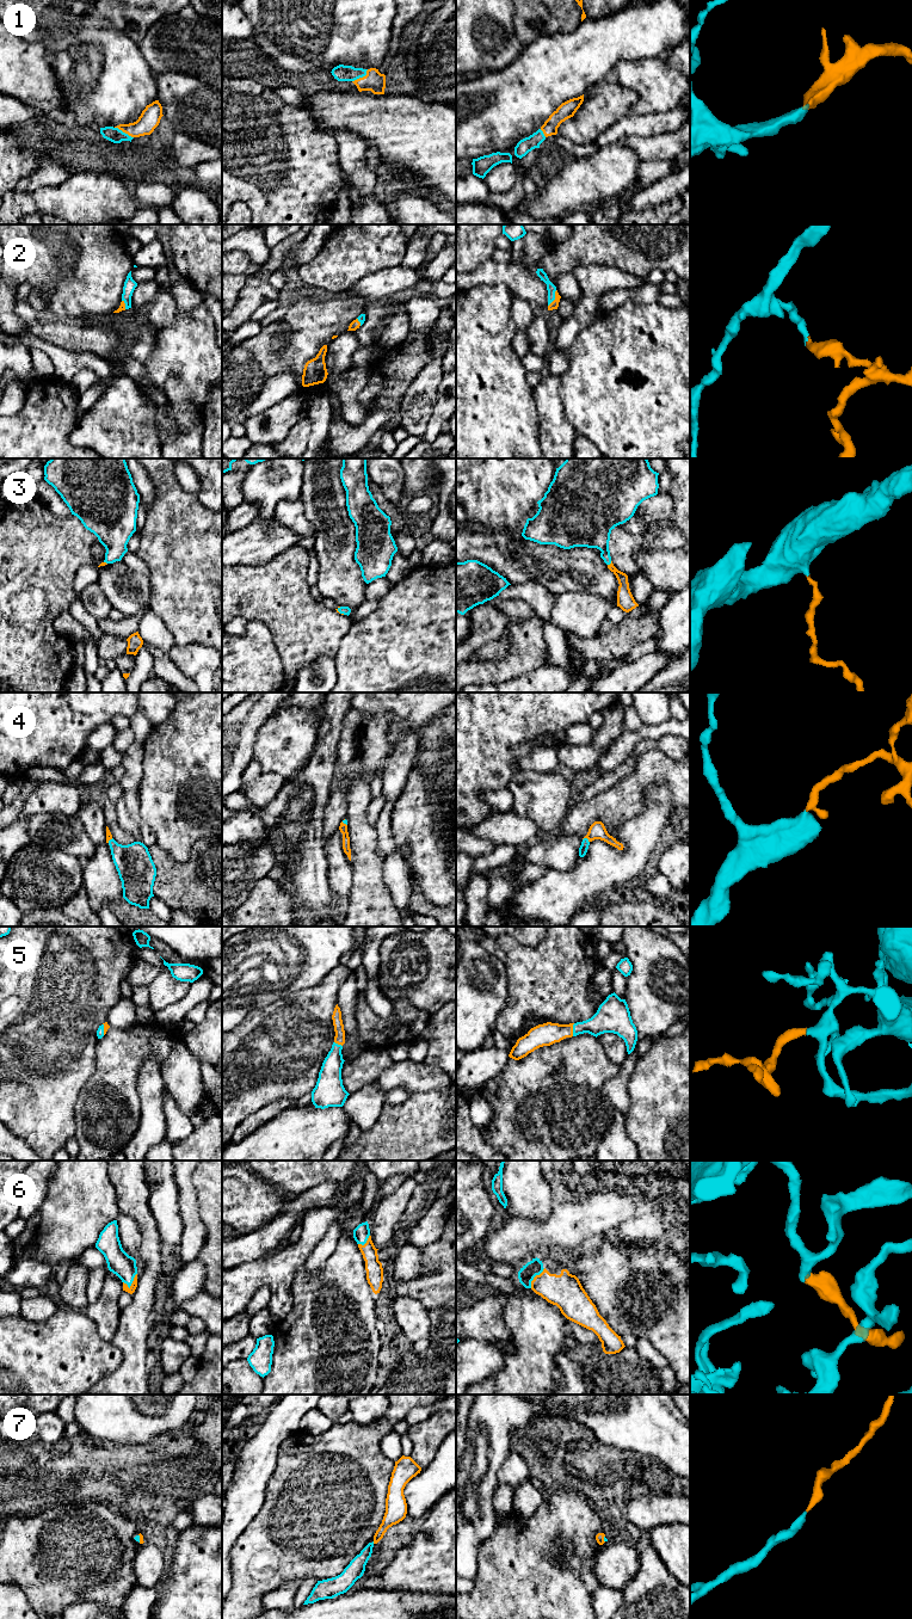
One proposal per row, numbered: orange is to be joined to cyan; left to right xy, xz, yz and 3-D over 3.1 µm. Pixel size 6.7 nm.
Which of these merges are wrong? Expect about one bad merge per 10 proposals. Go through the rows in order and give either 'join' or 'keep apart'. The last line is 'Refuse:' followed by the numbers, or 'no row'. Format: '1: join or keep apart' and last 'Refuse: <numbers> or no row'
1: join
2: join
3: join
4: join
5: join
6: join
7: join
Refuse: no row

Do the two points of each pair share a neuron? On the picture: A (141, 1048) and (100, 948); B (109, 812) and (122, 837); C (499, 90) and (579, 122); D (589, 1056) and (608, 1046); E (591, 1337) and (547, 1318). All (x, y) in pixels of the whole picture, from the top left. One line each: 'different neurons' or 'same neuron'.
A: different neurons
B: same neuron
C: different neurons
D: different neurons
E: different neurons

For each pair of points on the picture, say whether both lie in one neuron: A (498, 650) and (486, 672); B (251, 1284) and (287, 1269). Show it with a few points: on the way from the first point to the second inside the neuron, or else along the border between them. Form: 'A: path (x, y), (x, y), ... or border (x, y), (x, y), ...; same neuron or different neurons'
A: border (507, 638), (507, 648), (503, 657), (468, 659); different neurons
B: path (259, 1275), (265, 1270), (278, 1269); same neuron

